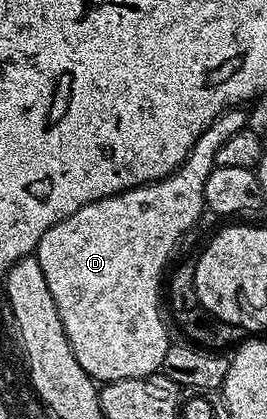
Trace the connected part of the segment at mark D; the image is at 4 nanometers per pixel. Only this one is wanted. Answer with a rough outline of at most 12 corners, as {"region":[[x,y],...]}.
{"region":[[223,110],[173,174],[78,208],[34,257],[97,383],[170,345],[164,265],[205,213]]}

